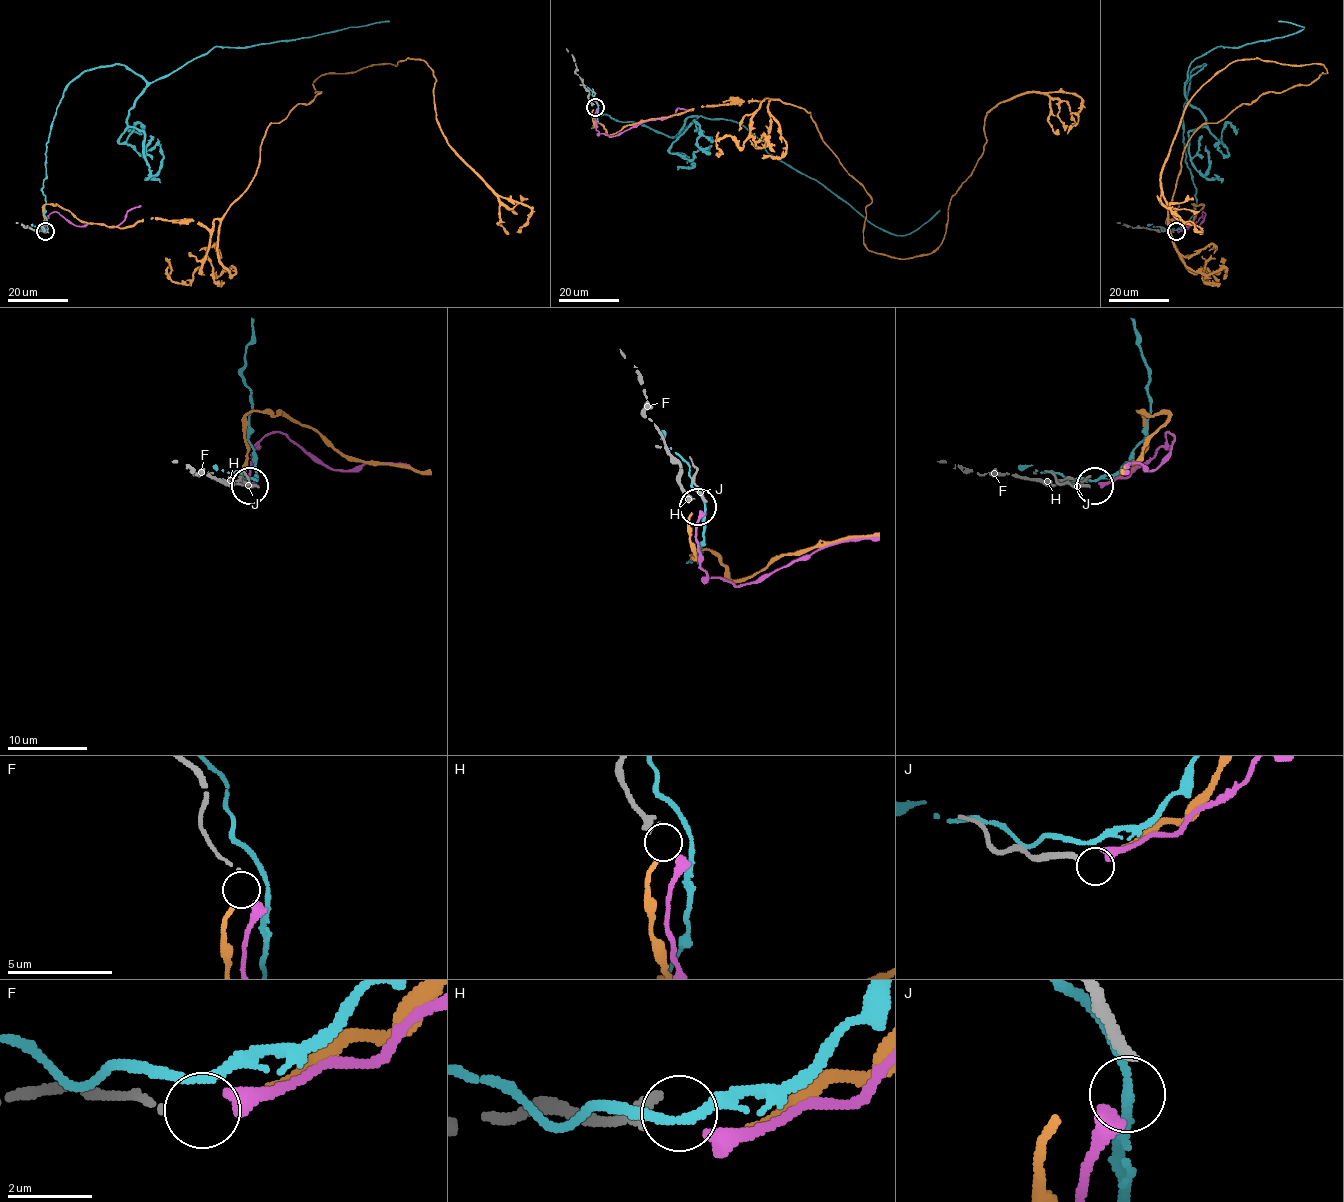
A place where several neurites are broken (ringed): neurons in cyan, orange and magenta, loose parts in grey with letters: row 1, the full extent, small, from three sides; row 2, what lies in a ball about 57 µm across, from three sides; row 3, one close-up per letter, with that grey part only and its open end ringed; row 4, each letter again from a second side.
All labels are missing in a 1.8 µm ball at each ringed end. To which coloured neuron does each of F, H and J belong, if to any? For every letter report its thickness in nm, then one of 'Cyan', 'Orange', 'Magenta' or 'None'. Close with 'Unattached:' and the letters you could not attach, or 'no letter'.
F: Thickness 140 nm. Orange
H: Thickness 200 nm. None
J: Thickness 280 nm. None
Unattached: H, J

